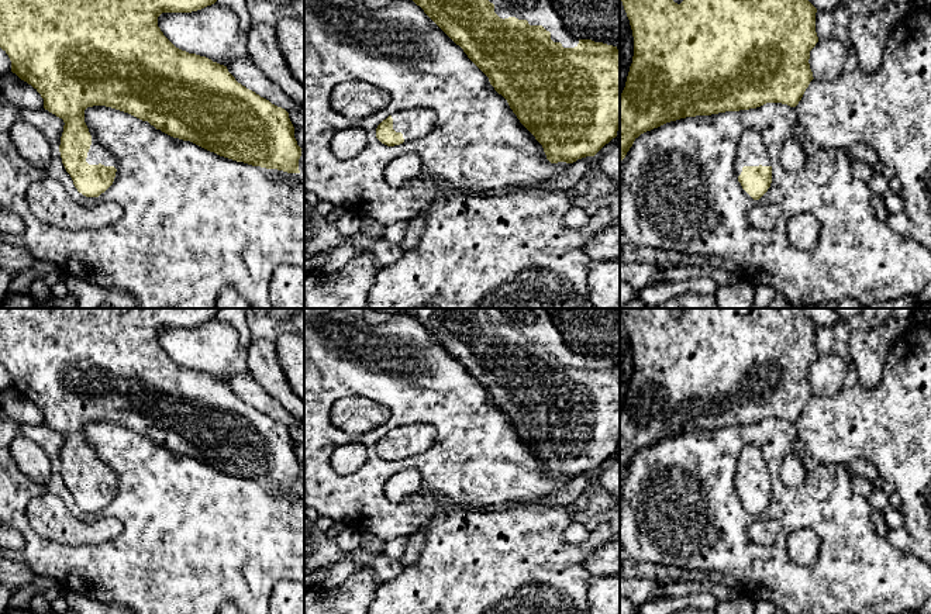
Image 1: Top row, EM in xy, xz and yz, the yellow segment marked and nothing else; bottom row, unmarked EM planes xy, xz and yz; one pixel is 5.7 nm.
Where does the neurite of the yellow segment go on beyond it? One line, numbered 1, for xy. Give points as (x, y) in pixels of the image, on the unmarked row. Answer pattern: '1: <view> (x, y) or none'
1: xy (97, 469)

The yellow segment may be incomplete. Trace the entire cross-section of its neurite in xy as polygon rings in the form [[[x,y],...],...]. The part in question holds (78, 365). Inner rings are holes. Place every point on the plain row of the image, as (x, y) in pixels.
[[[0,308],[0,363],[11,376],[11,387],[21,396],[31,400],[41,410],[45,425],[63,435],[65,441],[61,452],[59,468],[62,479],[79,508],[86,513],[99,513],[113,500],[117,487],[115,473],[97,458],[97,455],[89,448],[85,438],[85,425],[93,421],[106,421],[128,428],[142,437],[148,437],[156,445],[161,445],[173,453],[190,456],[210,468],[237,477],[266,484],[277,484],[287,489],[300,489],[299,475],[301,472],[301,463],[297,460],[294,453],[294,442],[289,434],[289,428],[238,399],[228,387],[227,382],[213,377],[206,372],[189,369],[176,363],[158,342],[158,332],[162,328],[197,327],[214,320],[218,310],[220,308]]]

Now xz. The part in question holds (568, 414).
[[[407,308],[407,314],[420,321],[424,328],[456,359],[468,373],[489,393],[494,406],[501,410],[520,438],[542,460],[551,479],[573,479],[586,472],[594,472],[606,459],[617,452],[620,445],[620,366],[617,362],[592,355],[572,352],[563,341],[546,308]]]

